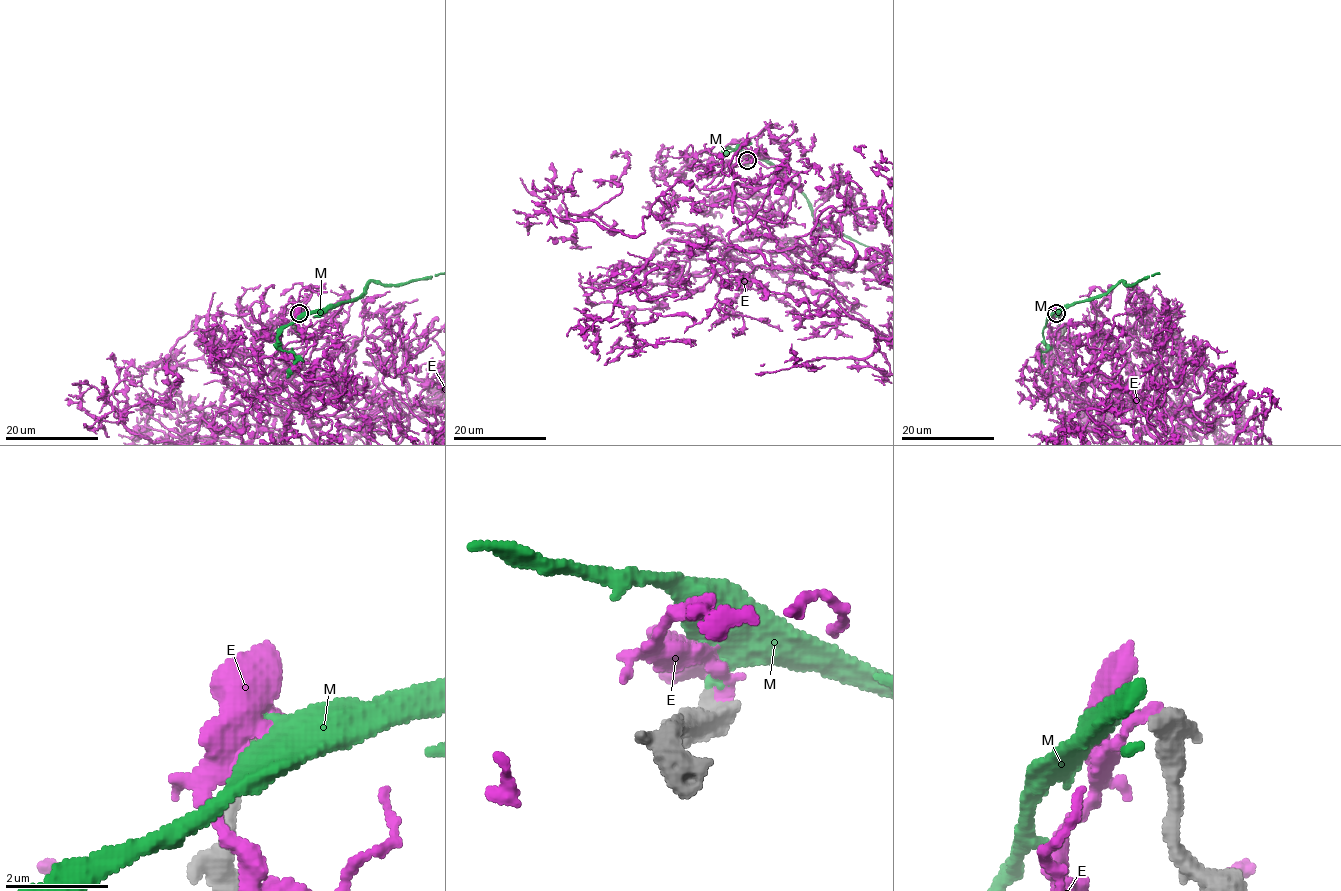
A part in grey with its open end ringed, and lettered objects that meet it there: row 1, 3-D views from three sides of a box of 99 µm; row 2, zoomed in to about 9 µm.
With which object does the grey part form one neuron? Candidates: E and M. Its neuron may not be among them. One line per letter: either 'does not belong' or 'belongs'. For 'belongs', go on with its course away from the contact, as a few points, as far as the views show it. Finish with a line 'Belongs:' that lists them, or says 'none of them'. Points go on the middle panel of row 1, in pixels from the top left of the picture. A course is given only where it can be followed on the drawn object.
E: does not belong
M: belongs
Belongs: M

